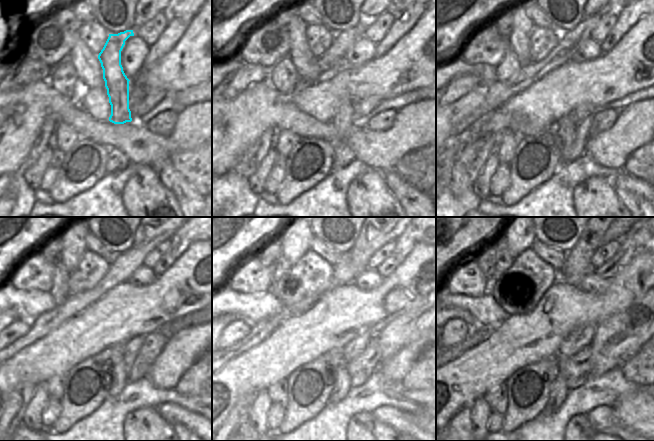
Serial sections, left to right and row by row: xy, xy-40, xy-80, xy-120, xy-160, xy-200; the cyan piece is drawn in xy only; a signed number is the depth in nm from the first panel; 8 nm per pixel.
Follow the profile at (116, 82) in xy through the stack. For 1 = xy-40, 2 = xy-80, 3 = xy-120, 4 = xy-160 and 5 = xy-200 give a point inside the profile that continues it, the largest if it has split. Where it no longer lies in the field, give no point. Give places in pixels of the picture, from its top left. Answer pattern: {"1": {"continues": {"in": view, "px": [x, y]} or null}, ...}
{"1": {"continues": {"in": "xy-40", "px": [343, 119]}}, "2": {"continues": {"in": "xy-80", "px": [566, 125]}}, "3": {"continues": {"in": "xy-120", "px": [119, 381]}}, "4": {"continues": {"in": "xy-160", "px": [342, 385]}}, "5": {"continues": {"in": "xy-200", "px": [559, 391]}}}

